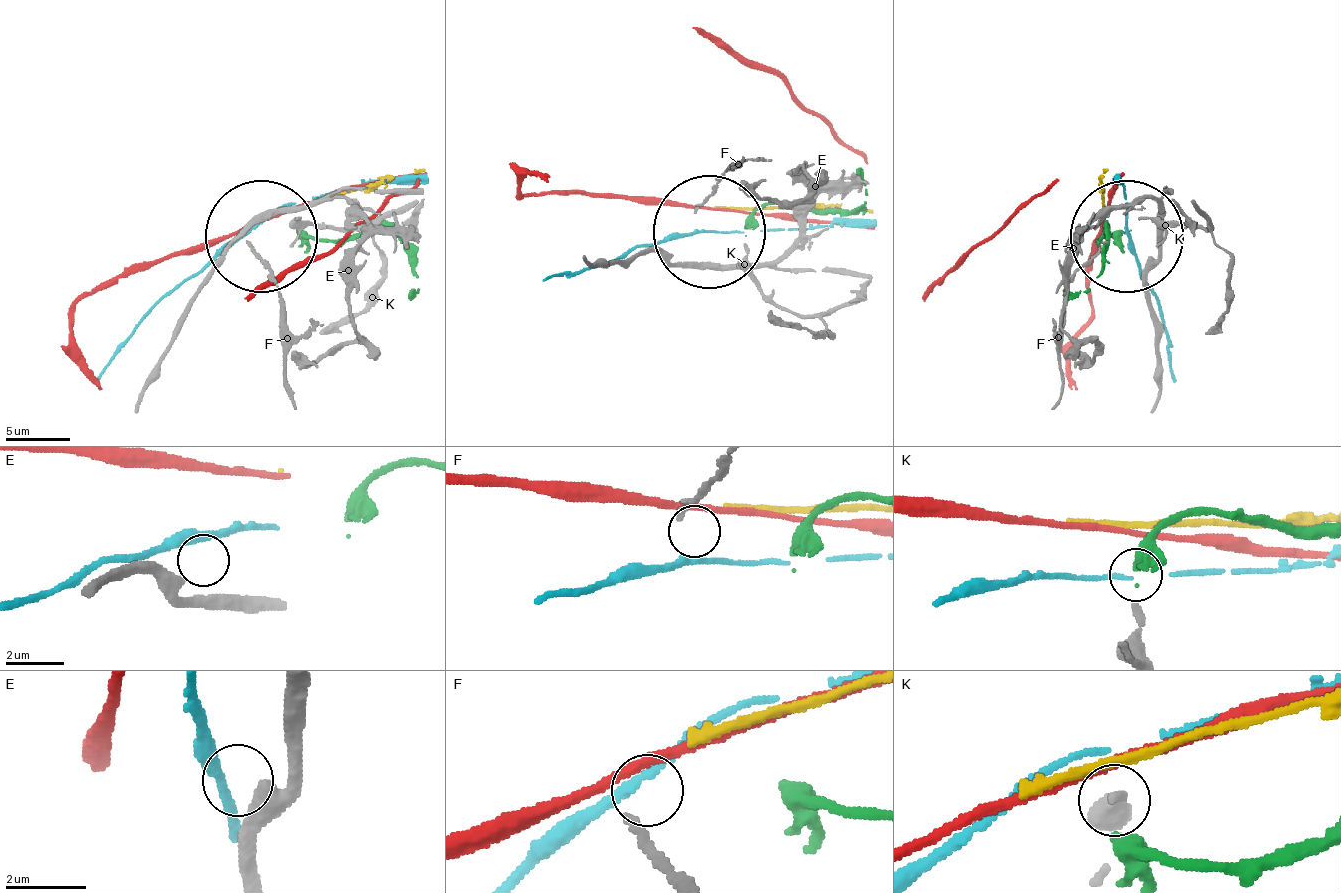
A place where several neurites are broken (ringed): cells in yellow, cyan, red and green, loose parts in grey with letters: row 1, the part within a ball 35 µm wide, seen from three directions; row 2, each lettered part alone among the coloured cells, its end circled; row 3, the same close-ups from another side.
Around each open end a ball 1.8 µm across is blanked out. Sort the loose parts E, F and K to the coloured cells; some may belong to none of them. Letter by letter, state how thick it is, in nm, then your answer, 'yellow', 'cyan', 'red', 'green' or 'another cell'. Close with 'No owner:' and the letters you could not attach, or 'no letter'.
E: 360 nm thick; another cell
F: 150 nm thick; cyan
K: 220 nm thick; green
No owner: E

